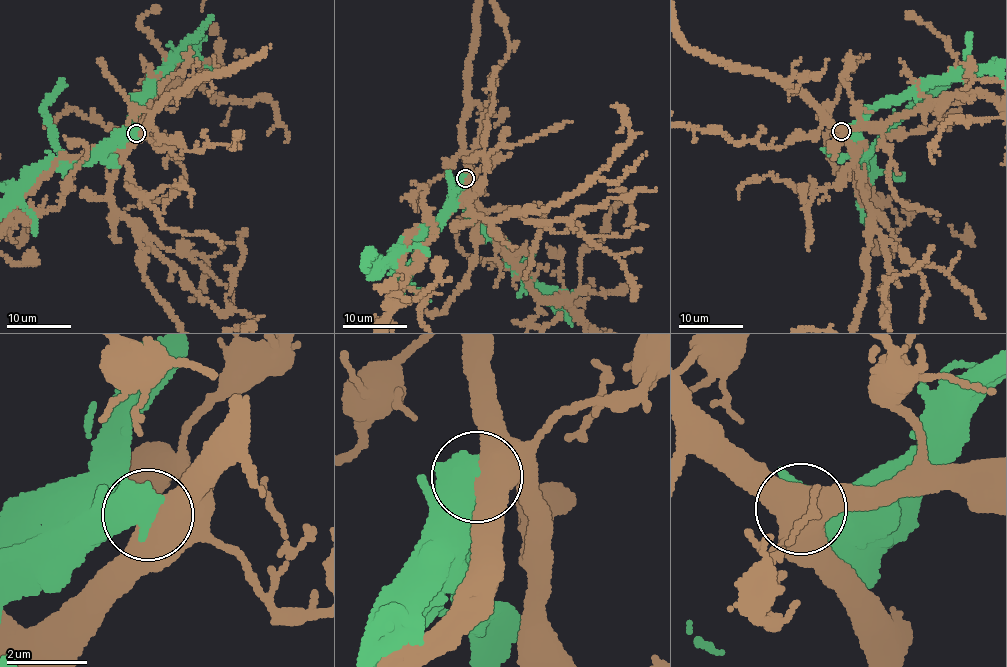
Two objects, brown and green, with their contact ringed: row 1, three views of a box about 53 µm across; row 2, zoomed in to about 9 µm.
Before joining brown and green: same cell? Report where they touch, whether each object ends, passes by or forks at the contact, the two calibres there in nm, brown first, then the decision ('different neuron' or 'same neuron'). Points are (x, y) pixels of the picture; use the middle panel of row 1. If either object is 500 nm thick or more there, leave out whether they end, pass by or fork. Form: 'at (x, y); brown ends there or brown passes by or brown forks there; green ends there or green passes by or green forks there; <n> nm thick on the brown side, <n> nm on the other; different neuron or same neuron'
at (465, 178); 750 nm thick on the brown side, 850 nm on the other; different neuron

